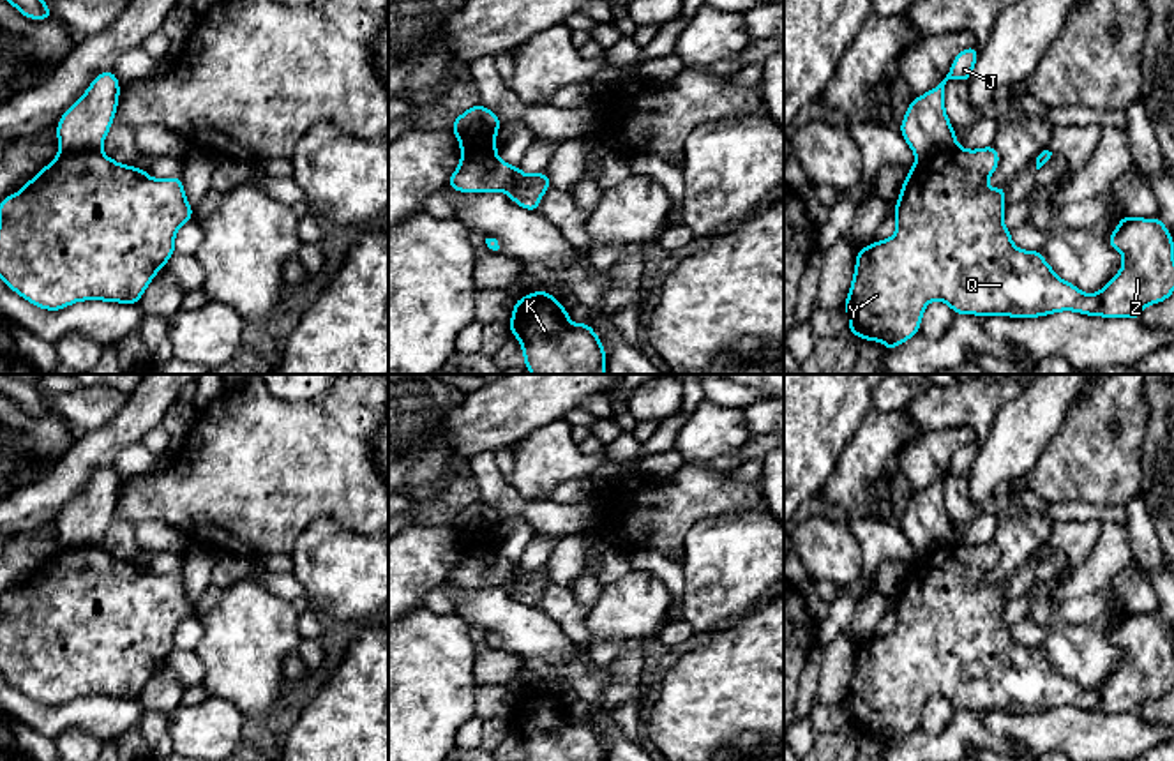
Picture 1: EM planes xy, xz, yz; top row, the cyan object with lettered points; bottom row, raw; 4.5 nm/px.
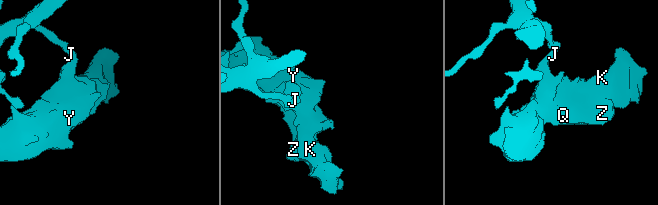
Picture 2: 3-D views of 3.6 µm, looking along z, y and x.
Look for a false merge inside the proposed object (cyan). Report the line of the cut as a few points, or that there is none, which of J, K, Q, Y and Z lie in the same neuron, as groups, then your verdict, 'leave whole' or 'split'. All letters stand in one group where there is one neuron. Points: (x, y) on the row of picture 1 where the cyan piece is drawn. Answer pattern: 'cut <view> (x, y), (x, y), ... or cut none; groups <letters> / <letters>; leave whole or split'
cut xy (99, 149), (60, 154); groups J / K Q Y Z; split

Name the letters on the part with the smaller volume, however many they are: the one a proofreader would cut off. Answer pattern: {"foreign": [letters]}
{"foreign": ["K", "Q", "Y", "Z"]}

